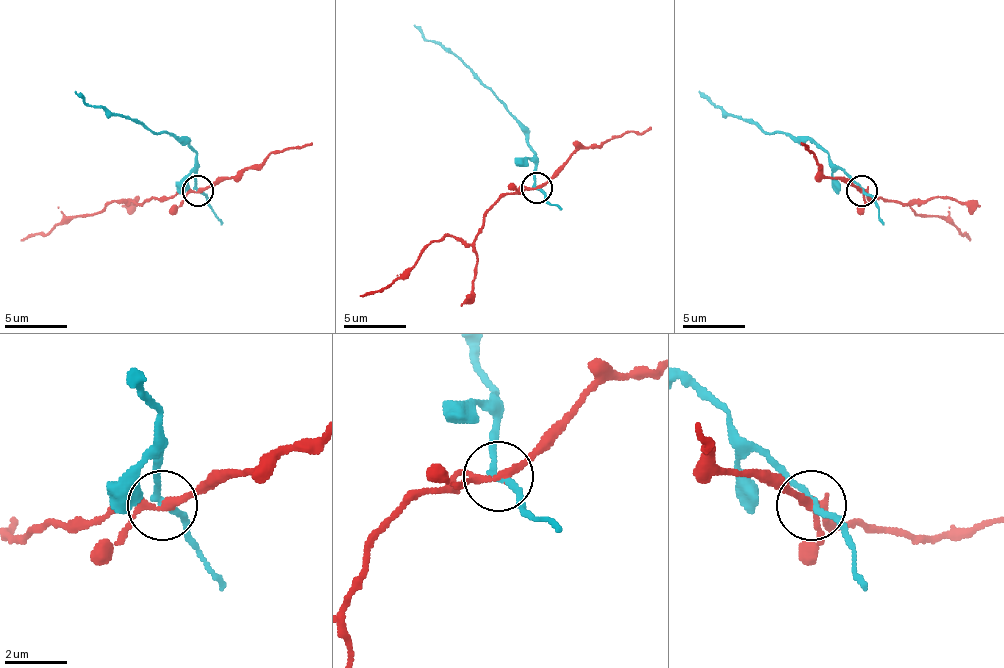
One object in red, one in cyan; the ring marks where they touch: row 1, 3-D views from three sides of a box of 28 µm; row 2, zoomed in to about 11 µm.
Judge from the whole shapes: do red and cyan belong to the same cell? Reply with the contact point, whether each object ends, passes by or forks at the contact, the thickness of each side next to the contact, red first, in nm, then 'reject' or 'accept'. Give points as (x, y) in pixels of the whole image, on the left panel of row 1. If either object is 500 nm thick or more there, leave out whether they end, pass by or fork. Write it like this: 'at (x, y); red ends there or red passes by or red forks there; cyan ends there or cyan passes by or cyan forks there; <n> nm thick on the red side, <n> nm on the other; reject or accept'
at (197, 191); red forks there; cyan passes by; 200 nm thick on the red side, 200 nm on the other; reject

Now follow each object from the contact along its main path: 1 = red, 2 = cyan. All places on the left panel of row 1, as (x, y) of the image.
1: (197, 190), (131, 202), (109, 202), (93, 215), (71, 215), (46, 234), (21, 240)
2: (197, 190), (197, 155), (184, 140), (153, 133), (118, 115), (106, 115), (74, 90)

